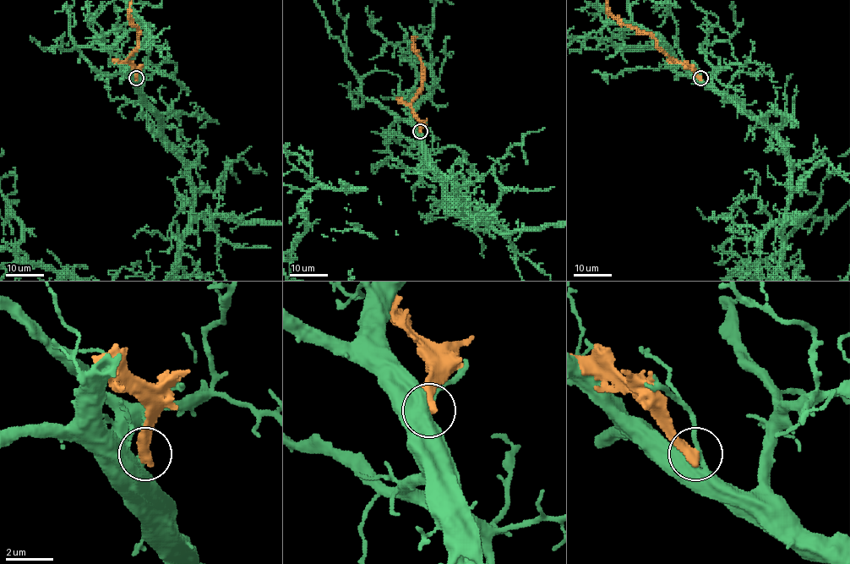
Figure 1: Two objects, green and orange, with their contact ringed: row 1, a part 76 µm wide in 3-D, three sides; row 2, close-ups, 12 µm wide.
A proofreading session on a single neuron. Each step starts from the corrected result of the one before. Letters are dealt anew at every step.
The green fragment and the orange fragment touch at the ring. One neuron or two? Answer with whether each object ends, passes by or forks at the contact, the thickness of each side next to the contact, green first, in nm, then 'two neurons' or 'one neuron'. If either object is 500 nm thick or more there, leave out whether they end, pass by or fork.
green passes by | orange ends | 240/480 nm | two neurons

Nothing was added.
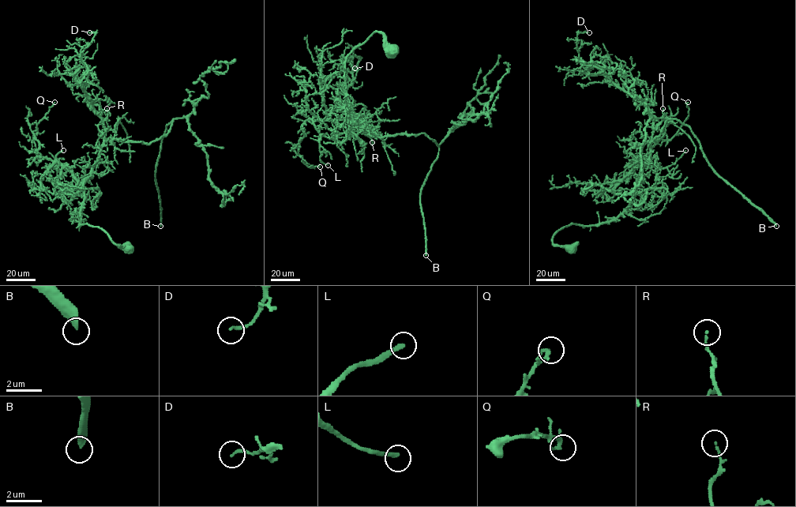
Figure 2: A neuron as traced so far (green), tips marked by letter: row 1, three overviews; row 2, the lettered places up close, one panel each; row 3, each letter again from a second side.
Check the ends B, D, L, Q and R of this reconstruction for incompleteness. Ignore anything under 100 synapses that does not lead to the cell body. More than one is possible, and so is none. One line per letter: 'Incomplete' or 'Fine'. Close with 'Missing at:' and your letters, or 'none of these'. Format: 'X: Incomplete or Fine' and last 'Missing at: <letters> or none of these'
B: Incomplete
D: Fine
L: Fine
Q: Fine
R: Fine
Missing at: B

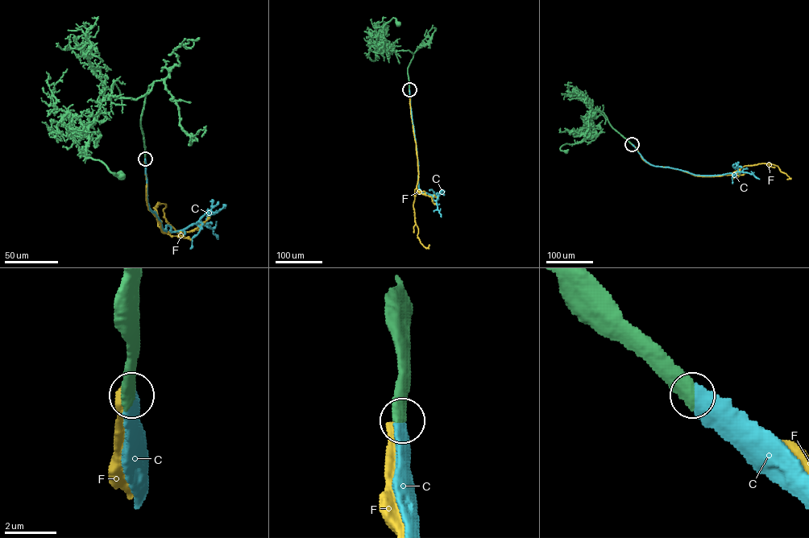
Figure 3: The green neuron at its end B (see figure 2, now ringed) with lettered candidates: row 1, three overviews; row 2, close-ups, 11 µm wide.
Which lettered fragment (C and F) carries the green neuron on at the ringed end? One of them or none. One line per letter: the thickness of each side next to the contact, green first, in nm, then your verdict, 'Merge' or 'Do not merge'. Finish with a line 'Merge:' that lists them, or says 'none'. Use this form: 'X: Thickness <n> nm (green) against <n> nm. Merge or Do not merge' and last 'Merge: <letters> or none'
C: Thickness 550 nm (green) against 600 nm. Merge
F: Thickness 550 nm (green) against 480 nm. Do not merge
Merge: C

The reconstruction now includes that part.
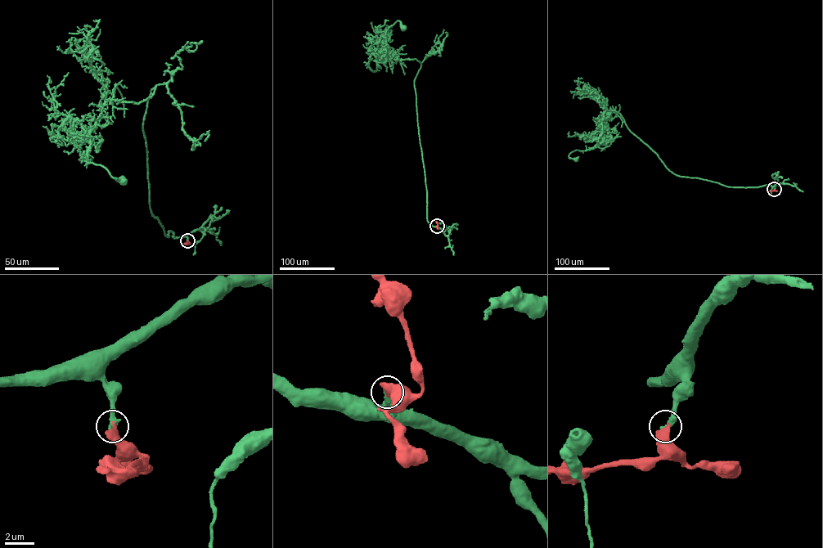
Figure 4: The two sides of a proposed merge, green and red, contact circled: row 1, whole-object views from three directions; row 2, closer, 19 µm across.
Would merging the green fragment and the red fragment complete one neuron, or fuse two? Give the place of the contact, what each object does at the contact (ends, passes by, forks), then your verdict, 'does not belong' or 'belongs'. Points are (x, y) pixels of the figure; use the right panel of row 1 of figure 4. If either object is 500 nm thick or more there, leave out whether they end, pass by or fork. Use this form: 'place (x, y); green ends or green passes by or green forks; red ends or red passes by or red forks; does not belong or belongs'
place (774, 189); belongs

